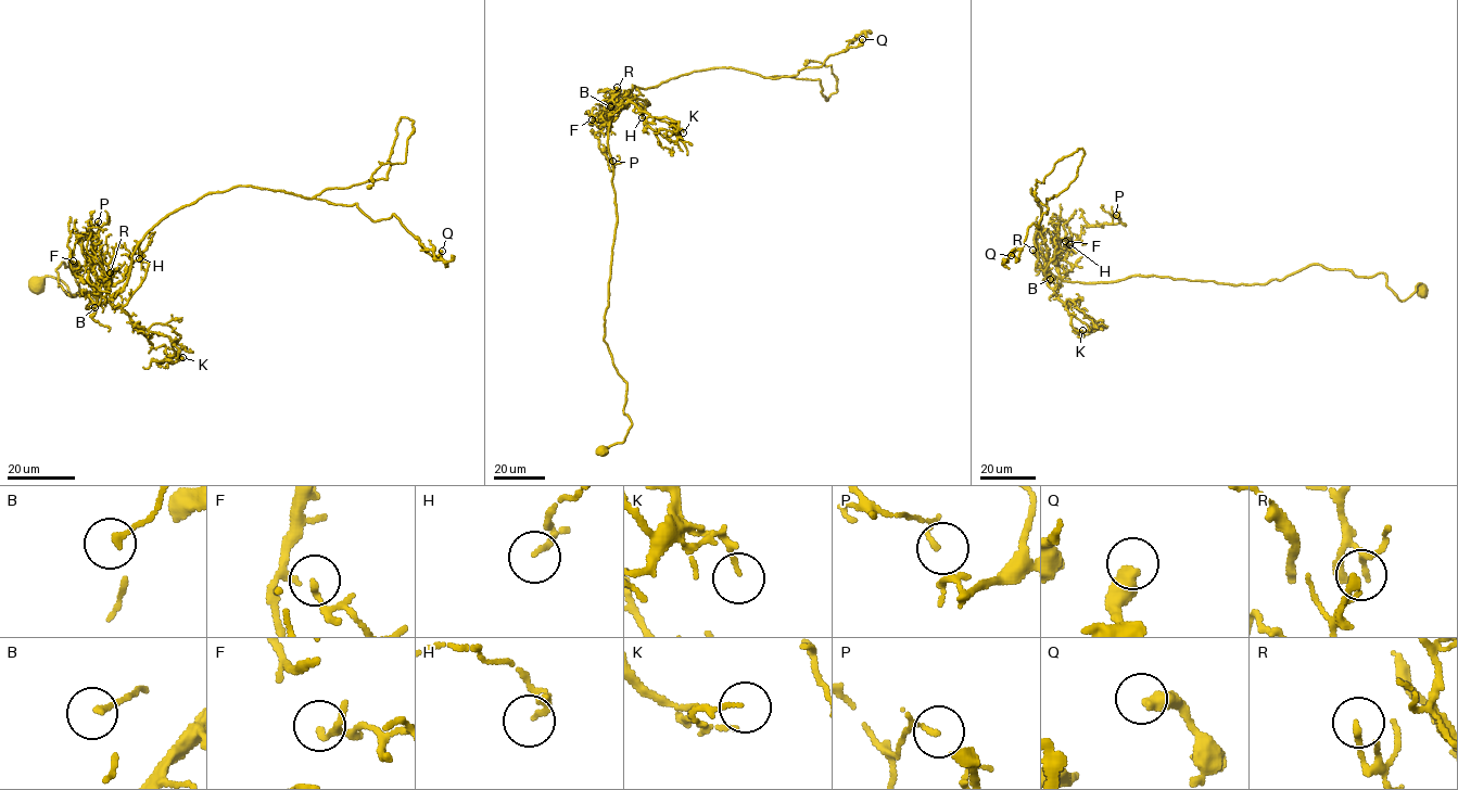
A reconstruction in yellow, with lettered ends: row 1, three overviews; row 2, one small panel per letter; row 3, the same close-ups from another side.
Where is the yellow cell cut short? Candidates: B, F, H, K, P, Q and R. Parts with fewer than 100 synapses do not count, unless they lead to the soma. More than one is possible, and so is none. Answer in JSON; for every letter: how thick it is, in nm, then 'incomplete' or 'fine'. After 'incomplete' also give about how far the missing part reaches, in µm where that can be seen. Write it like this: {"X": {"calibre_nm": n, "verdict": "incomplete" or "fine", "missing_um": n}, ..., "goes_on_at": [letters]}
{"B": {"calibre_nm": 170, "verdict": "fine"}, "F": {"calibre_nm": 110, "verdict": "fine"}, "H": {"calibre_nm": 110, "verdict": "fine"}, "K": {"calibre_nm": 110, "verdict": "fine"}, "P": {"calibre_nm": 100, "verdict": "fine"}, "Q": {"calibre_nm": 440, "verdict": "fine"}, "R": {"calibre_nm": 190, "verdict": "fine"}, "goes_on_at": []}

